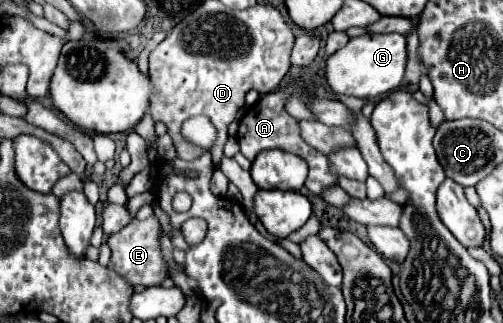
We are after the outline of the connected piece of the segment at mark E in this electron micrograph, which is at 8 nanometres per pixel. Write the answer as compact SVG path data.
M154 215L146 221L138 221L138 219L130 221L124 229L120 229L118 233L108 237L108 247L112 249L108 267L114 269L118 275L122 275L132 285L146 285L146 287L160 285L164 281L164 277L168 277L168 269L166 269L166 261L160 253L158 237L160 237L160 223Z

